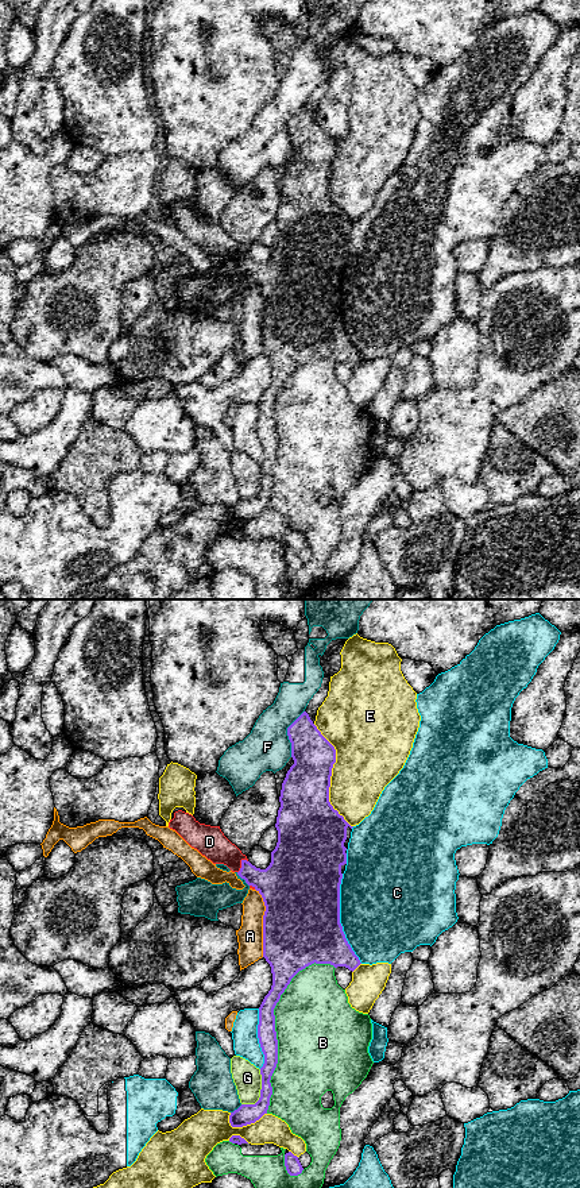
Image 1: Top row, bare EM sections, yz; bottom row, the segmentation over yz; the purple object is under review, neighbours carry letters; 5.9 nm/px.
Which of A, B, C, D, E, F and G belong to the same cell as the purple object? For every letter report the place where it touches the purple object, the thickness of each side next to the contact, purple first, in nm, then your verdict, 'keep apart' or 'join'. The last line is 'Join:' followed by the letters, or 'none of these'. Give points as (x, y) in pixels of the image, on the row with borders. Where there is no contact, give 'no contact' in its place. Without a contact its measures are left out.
A: yz (263, 922) | 460/160 nm | keep apart
B: yz (274, 1028) | 110/480 nm | keep apart
C: yz (339, 918) | 460/480 nm | keep apart
D: yz (242, 866) | 240/180 nm | join
E: yz (331, 775) | 300/380 nm | keep apart
F: yz (287, 733) | 240/280 nm | keep apart
G: yz (260, 1092) | 120/170 nm | keep apart
Join: D

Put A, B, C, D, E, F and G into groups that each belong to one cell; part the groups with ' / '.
A / B / C F / D / E / G

